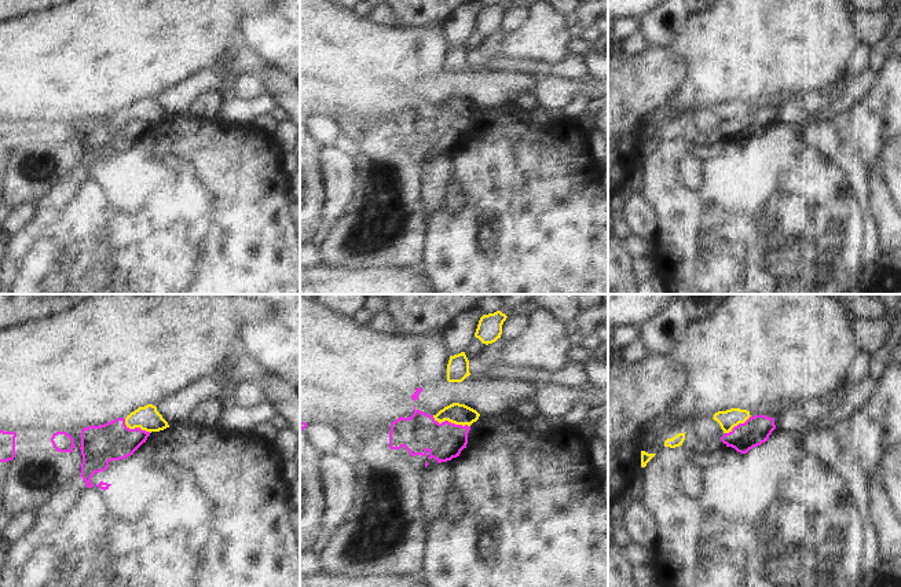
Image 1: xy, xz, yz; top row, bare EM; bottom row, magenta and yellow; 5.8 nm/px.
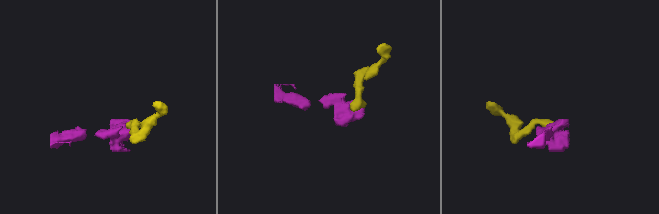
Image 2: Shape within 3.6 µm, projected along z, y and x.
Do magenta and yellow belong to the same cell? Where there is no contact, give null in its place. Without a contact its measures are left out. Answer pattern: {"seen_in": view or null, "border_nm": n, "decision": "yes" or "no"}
{"seen_in": "xz", "border_nm": 240, "decision": "no"}

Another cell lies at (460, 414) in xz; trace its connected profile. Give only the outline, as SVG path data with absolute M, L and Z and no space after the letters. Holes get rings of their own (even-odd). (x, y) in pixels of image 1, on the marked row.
M453 403L433 415L435 421L437 421L439 423L448 421L451 423L462 426L470 426L479 419L479 417L480 414L476 410L459 403Z

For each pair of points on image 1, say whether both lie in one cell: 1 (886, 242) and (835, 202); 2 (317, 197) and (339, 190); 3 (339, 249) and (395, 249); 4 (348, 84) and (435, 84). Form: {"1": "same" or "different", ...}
{"1": "different", "2": "different", "3": "same", "4": "different"}

